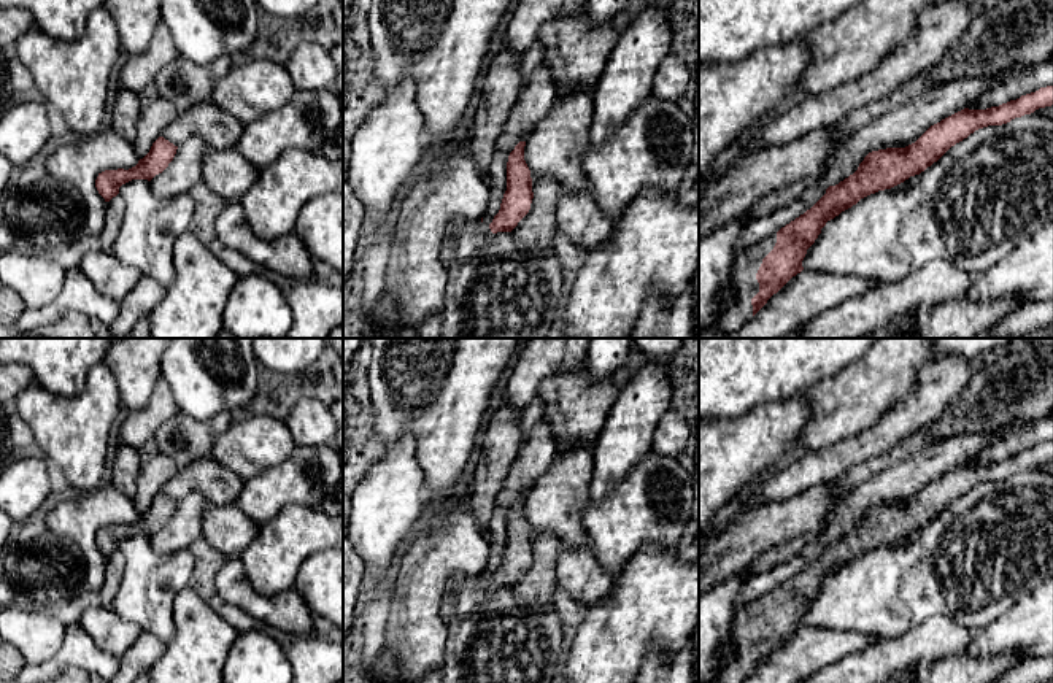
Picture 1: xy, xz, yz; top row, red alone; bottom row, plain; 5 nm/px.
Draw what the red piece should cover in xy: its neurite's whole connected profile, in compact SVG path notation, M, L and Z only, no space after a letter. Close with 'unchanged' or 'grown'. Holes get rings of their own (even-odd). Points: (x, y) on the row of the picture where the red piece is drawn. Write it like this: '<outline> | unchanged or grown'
M159 137L149 152L138 160L138 164L129 170L105 170L98 173L95 179L95 187L98 194L110 202L119 194L119 187L132 179L148 179L151 181L156 175L162 173L168 164L173 160L178 146Z | unchanged

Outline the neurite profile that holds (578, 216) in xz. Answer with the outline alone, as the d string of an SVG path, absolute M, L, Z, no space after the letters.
M591 187L583 192L562 189L556 205L556 227L583 249L597 249L611 230L611 222L594 202Z

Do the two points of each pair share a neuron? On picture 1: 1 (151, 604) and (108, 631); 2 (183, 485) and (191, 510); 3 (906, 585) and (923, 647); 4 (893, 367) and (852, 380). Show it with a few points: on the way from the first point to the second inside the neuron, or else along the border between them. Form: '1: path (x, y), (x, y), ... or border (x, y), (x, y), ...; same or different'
1: border (110, 605), (124, 620), (143, 629); different
2: border (207, 501), (196, 493), (189, 493), (178, 502); different
3: border (953, 621), (933, 615), (902, 636), (882, 640); different
4: path (883, 375), (879, 380), (861, 380); same

